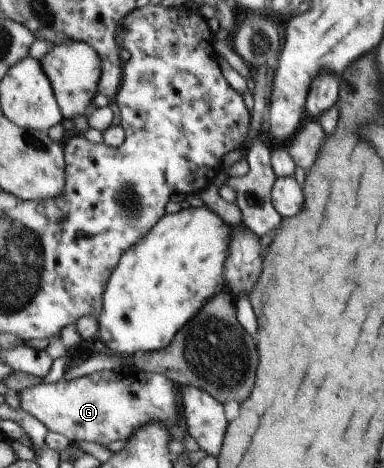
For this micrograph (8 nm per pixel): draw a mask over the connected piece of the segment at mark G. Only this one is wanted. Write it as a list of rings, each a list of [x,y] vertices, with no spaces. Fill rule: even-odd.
[[[127,369],[119,372],[100,371],[88,376],[67,381],[67,379],[54,380],[50,385],[45,383],[25,389],[20,395],[20,407],[36,419],[39,419],[48,430],[64,434],[72,442],[87,441],[99,444],[111,443],[118,439],[130,439],[144,424],[152,420],[170,425],[177,423],[177,401],[175,401],[175,384],[166,375],[154,372],[144,372],[140,369]]]

